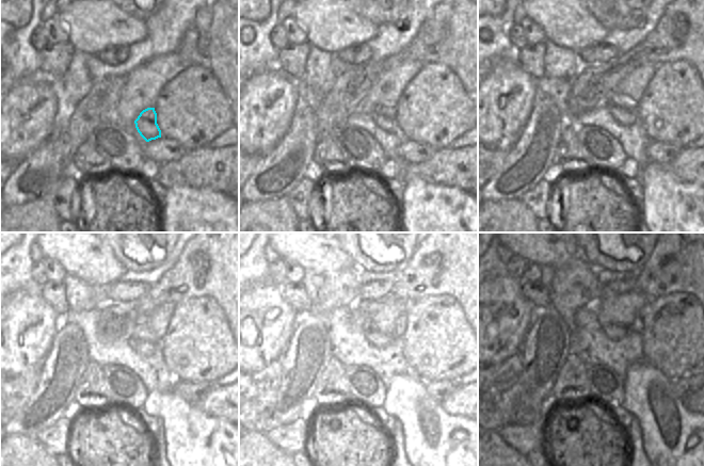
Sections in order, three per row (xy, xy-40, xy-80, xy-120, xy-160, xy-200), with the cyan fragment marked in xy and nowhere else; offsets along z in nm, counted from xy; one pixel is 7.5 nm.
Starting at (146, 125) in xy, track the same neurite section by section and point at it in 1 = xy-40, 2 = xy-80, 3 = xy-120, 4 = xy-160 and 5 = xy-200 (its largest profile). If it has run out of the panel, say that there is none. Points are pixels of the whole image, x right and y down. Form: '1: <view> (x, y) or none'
1: xy-40 (384, 116)
2: xy-80 (622, 108)
3: xy-120 (143, 340)
4: xy-160 (380, 323)
5: xy-200 (616, 317)

